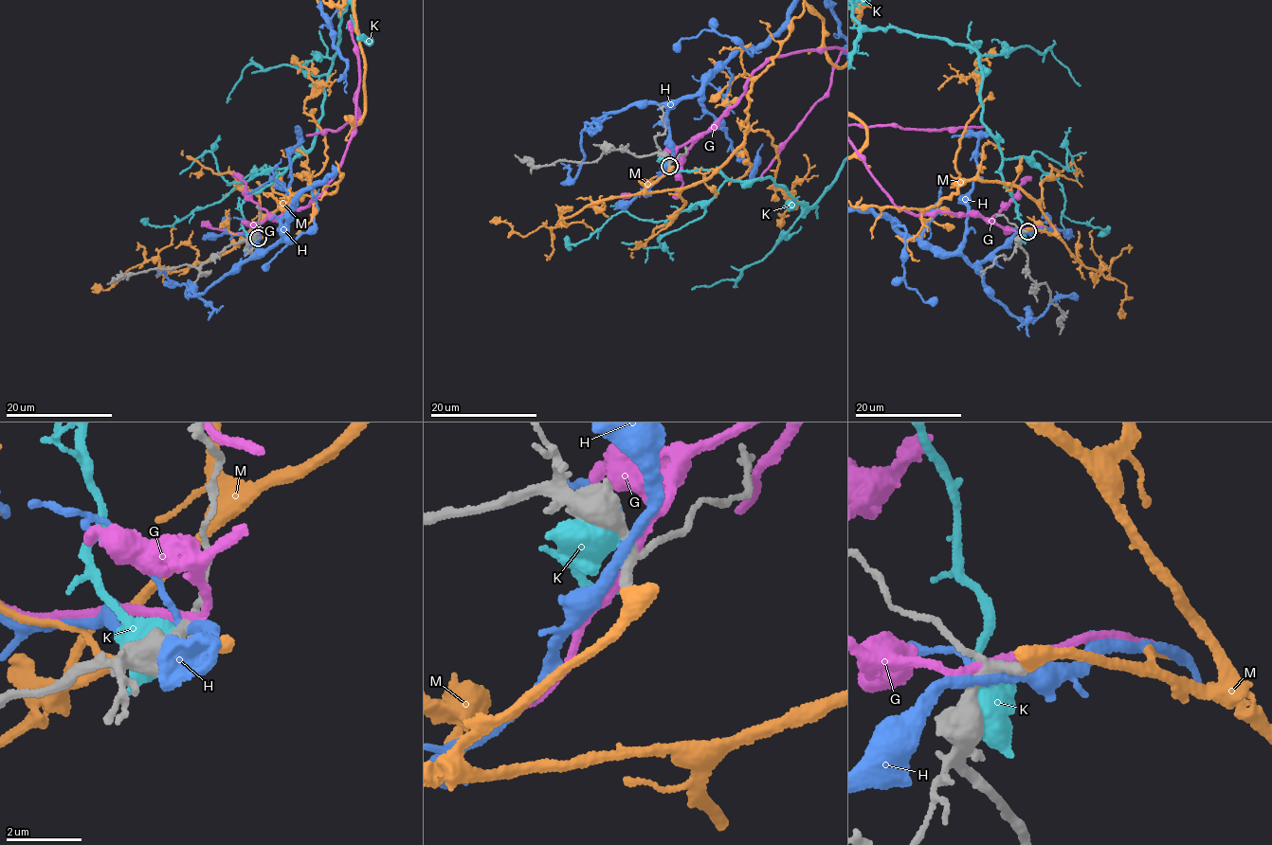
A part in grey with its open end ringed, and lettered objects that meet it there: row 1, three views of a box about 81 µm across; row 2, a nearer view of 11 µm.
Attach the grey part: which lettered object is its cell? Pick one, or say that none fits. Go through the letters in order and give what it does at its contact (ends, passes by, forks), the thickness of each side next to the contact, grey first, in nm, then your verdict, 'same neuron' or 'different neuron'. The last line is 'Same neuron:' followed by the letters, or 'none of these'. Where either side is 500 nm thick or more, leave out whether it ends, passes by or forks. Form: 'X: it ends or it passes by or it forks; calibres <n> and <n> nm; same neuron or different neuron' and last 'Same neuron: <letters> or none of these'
G: it passes by; calibres 280 and 220 nm; different neuron
H: it forks; calibres 320 and 240 nm; different neuron
K: calibres 480 and 700 nm; different neuron
M: calibres 200 and 500 nm; same neuron
Same neuron: M

